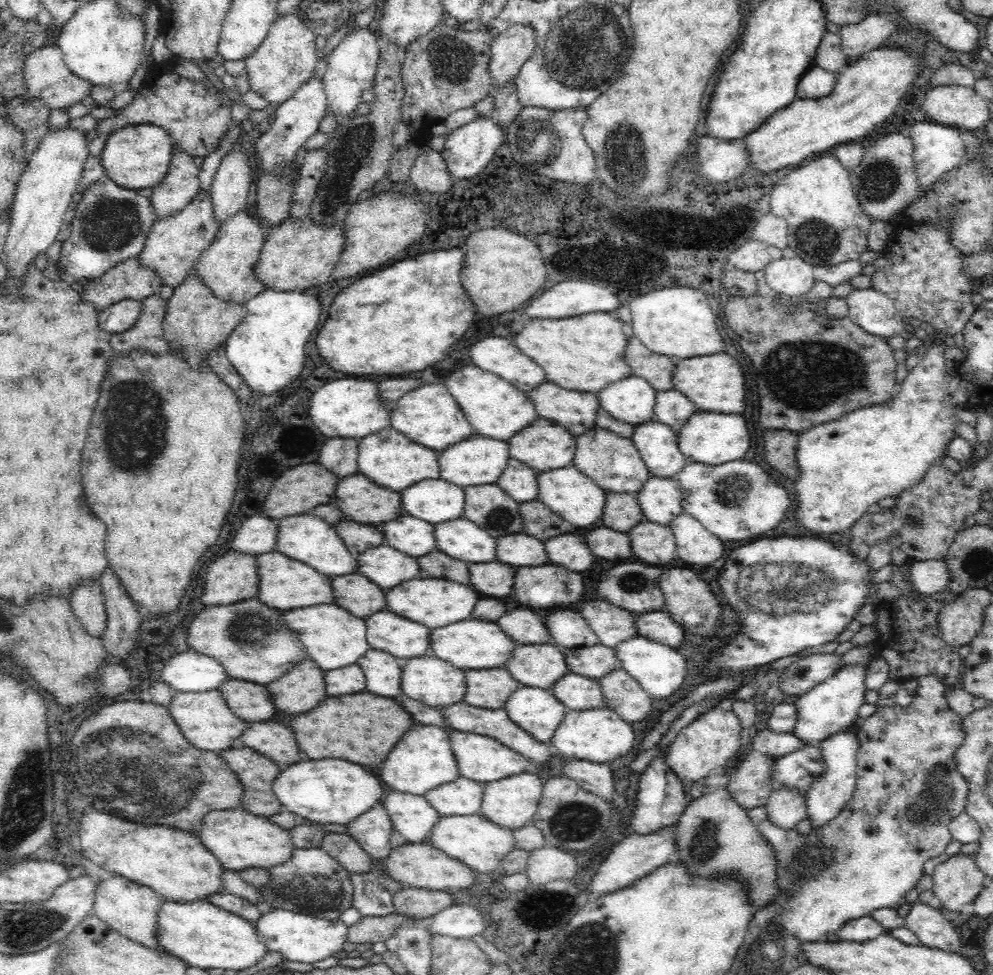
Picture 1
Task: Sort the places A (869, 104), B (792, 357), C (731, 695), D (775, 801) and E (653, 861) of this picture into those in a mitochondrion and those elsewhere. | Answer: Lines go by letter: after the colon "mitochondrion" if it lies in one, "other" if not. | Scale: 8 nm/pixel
A: other
B: mitochondrion
C: other
D: other
E: other

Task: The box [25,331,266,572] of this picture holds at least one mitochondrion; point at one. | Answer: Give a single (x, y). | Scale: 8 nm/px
(134, 441)

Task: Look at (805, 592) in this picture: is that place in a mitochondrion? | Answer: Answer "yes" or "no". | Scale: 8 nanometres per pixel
yes

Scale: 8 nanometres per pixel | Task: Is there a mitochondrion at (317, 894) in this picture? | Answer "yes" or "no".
yes

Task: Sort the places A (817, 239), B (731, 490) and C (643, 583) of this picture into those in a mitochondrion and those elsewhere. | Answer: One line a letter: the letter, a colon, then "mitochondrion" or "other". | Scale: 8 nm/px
A: mitochondrion
B: mitochondrion
C: mitochondrion

